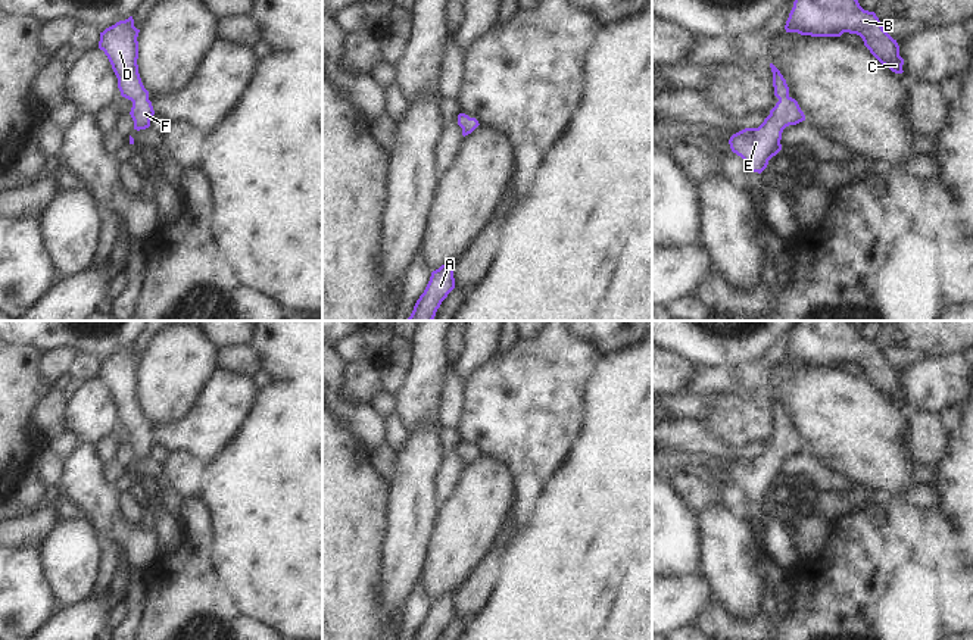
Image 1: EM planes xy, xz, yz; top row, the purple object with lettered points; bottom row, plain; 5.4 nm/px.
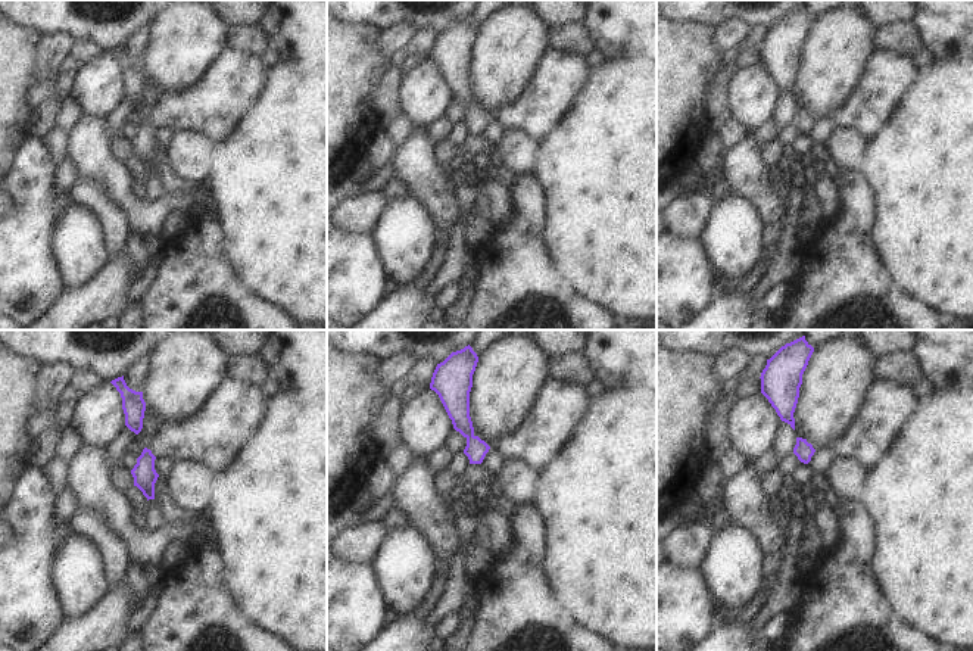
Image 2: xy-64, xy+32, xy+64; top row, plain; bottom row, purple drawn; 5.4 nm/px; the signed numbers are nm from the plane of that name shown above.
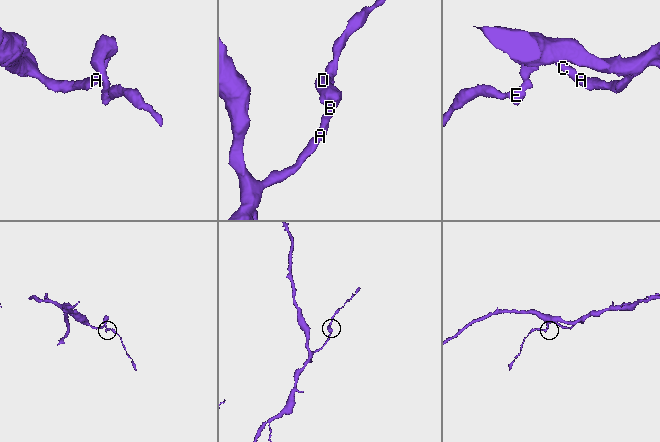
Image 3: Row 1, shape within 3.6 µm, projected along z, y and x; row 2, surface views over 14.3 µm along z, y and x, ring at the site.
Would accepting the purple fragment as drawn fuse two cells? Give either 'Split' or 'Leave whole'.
Leave whole

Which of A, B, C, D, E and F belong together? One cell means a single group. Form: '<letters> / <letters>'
A B C D E F

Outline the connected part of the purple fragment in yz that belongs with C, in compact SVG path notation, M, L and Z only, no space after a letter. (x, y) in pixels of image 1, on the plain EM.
M799 321L785 359L811 366L857 363L882 394L895 403L904 402L896 369L883 359L874 341L860 335L851 321Z

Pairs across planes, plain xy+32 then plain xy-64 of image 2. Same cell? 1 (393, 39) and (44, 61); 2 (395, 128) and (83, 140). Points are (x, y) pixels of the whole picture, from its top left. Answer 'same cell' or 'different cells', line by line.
1: same cell
2: different cells

